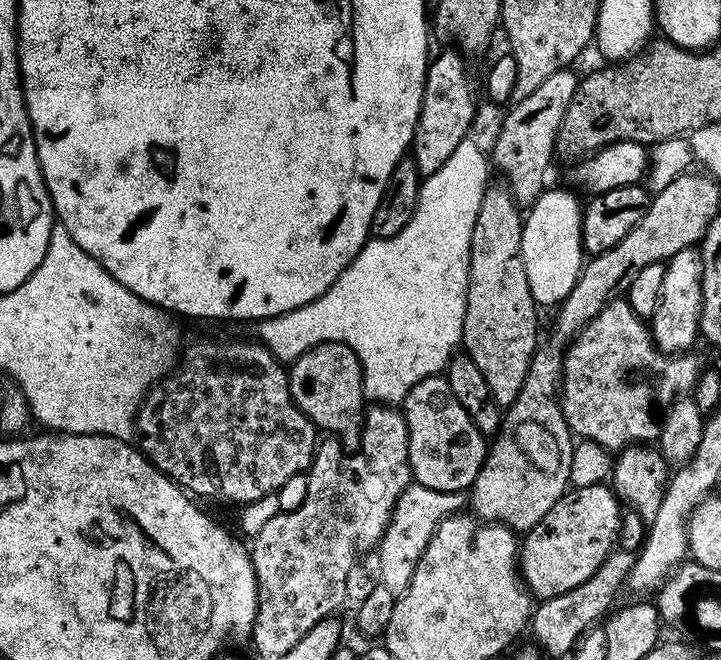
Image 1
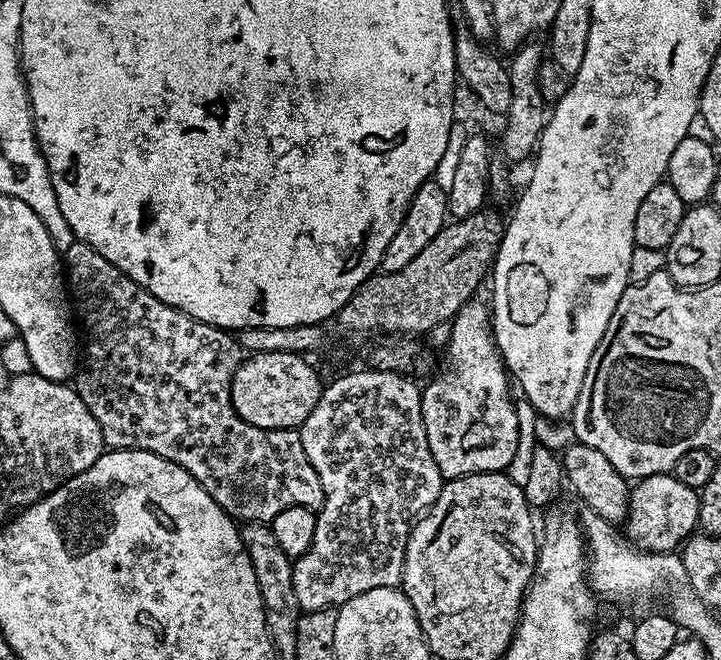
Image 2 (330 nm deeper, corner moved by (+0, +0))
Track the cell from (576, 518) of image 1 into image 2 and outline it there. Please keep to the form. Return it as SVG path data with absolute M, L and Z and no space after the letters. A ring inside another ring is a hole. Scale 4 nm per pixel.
M669 473L643 476L631 485L628 494L628 515L622 523L622 532L627 542L643 552L675 553L697 531L700 523L700 494L697 489L678 482L678 478Z

